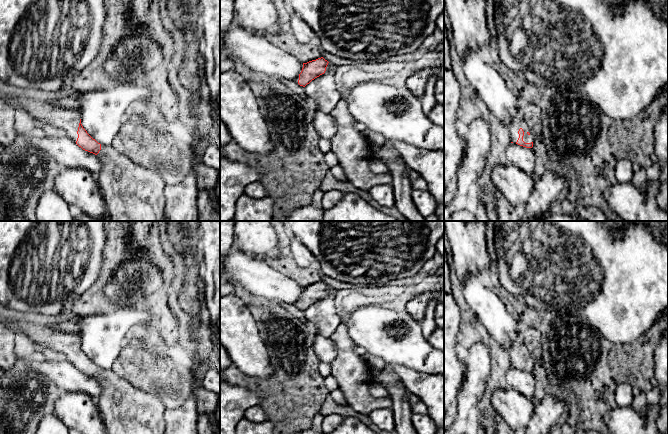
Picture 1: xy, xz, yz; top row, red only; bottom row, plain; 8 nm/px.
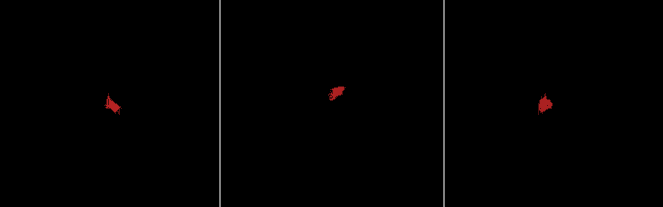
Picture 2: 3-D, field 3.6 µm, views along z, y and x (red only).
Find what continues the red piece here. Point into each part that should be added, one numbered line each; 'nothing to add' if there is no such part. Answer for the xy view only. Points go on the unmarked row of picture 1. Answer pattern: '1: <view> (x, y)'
1: xy (43, 338)
2: xy (125, 409)

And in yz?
1: yz (528, 341)

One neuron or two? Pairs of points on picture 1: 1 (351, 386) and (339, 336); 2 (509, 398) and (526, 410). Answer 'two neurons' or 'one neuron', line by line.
1: one neuron
2: one neuron

